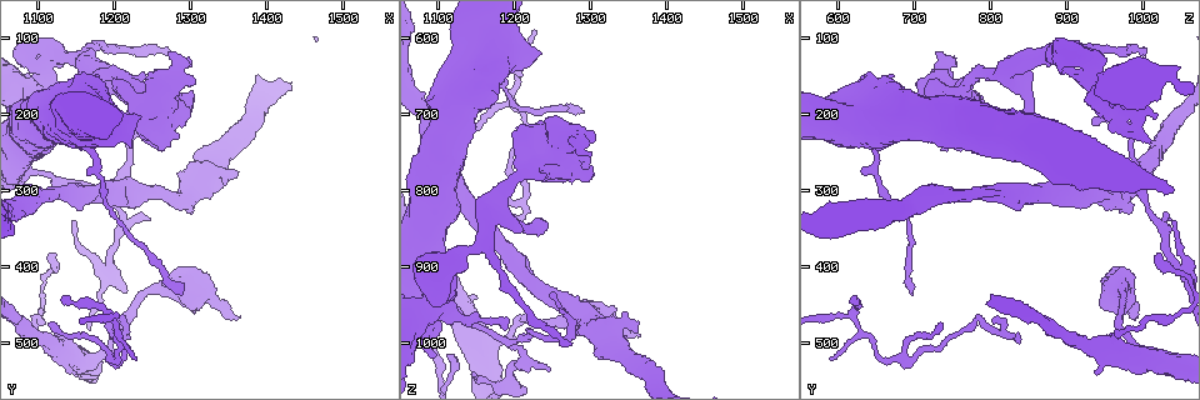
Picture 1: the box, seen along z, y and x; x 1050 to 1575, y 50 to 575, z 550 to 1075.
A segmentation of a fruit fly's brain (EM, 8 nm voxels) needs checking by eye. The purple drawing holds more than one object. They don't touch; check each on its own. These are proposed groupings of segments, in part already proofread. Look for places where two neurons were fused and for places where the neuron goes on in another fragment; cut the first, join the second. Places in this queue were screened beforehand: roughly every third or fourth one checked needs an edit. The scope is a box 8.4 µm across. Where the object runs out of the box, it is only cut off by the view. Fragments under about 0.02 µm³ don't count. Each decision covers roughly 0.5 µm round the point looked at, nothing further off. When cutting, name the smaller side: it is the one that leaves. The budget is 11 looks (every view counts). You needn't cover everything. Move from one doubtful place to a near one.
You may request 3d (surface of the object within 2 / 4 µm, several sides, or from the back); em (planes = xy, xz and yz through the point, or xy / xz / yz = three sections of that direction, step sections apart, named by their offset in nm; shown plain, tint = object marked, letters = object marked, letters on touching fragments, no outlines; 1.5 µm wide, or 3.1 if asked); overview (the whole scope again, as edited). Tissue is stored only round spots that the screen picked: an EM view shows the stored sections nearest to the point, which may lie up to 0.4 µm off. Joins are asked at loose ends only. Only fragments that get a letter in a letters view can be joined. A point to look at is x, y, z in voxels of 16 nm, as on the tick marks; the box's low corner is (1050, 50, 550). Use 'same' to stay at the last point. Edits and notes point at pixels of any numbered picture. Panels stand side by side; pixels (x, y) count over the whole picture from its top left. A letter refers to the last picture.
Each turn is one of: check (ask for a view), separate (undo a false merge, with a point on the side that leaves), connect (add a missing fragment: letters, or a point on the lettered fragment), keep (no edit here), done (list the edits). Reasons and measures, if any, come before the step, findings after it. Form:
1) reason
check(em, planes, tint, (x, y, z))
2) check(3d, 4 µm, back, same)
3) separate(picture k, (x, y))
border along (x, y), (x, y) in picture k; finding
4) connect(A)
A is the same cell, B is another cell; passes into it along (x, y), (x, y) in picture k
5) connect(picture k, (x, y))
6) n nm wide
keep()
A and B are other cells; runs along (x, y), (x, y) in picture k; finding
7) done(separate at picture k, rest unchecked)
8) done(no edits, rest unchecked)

thin neck
check(em, xy, step 4, letters, (1185, 295, 650))

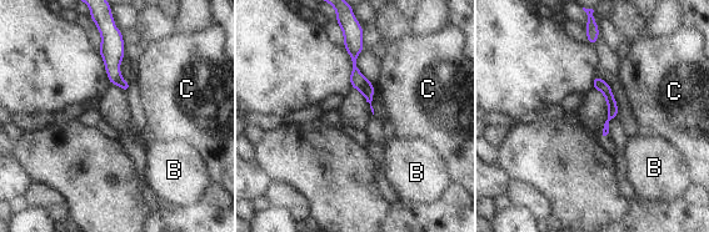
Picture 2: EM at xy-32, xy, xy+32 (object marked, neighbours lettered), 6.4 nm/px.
keep()
B and C are other cells; border along (374, 84), (373, 114) in picture 2; all the same neuron

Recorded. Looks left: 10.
sharp bend
check(3d, 4 µm, (1195, 460, 620))

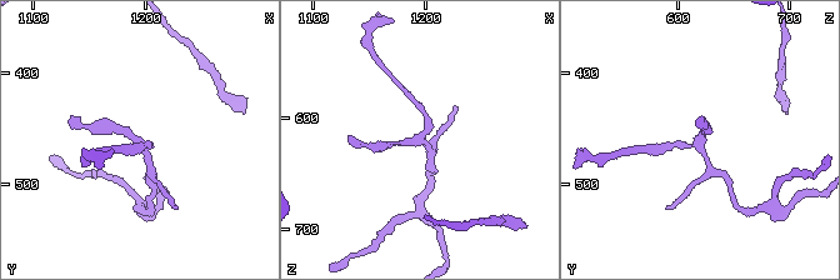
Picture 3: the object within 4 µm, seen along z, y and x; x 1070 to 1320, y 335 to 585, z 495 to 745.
now the EM
check(em, xy, step 8, tint, (1196, 464, 622))

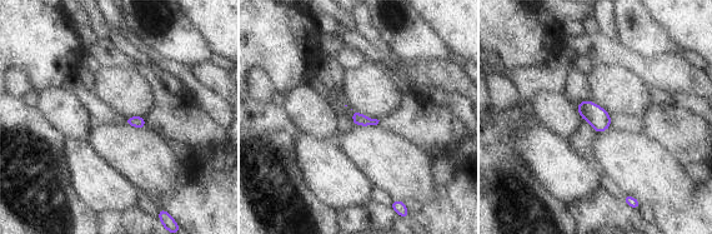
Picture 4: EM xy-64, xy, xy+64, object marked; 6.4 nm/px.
check(em, planes, letters, same)

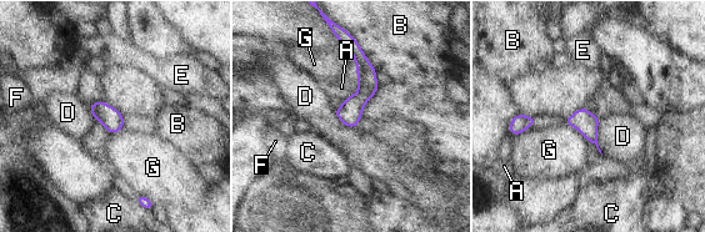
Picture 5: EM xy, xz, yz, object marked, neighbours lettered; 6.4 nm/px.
keep()
A, B, C, D, E, F and G are other cells; one neuron here

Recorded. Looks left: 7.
branch stops here
check(em, xy, step 4, tint, (1150, 540, 935))

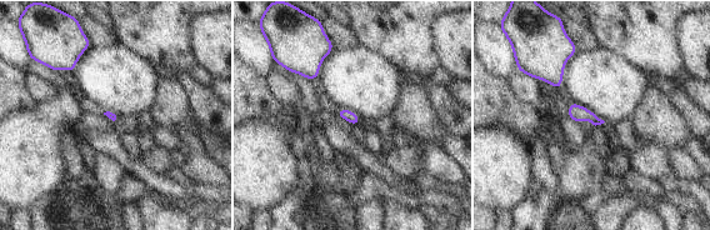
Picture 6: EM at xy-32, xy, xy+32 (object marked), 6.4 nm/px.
cut it another way
check(em, planes, letters, same)

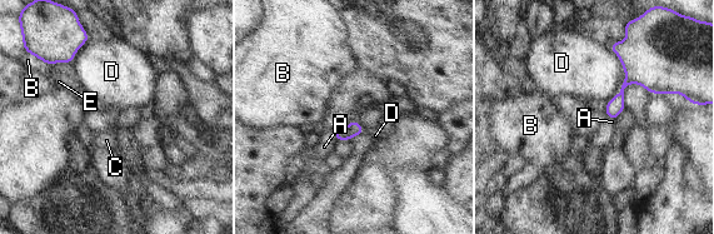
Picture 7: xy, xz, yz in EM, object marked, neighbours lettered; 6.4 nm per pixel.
D touches over 360 nm
keep()
A, B, C, D and E are other cells; no lettered fragment goes on from it

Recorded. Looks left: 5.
check(em, planes, letters, (1120, 380, 1020))

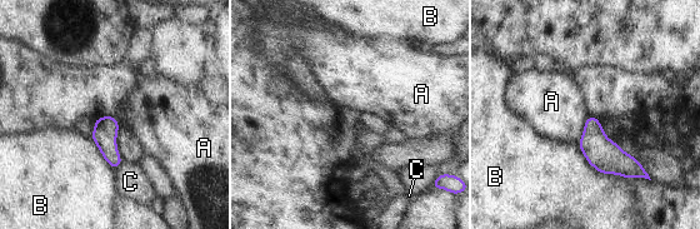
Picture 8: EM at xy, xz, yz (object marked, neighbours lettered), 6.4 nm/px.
140 nm wide
keep()
A, B and C are other cells; border along (589, 115), (581, 138), (578, 142) in picture 8; no lettered fragment goes on from it

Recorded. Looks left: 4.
done(no edits, rest unchecked)

